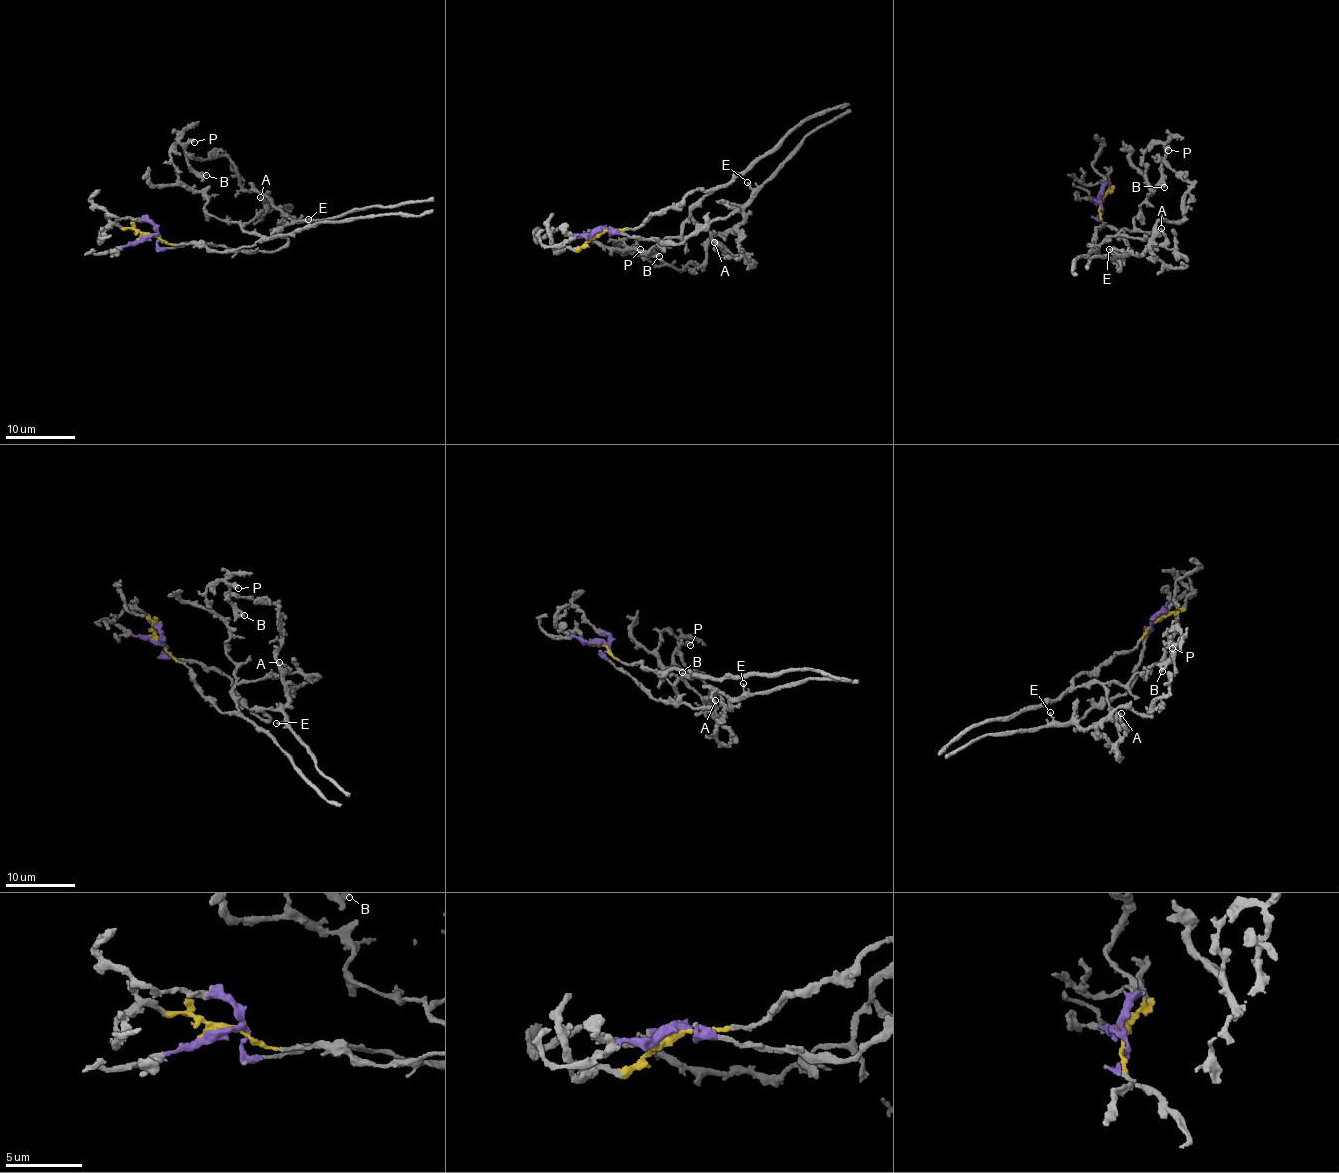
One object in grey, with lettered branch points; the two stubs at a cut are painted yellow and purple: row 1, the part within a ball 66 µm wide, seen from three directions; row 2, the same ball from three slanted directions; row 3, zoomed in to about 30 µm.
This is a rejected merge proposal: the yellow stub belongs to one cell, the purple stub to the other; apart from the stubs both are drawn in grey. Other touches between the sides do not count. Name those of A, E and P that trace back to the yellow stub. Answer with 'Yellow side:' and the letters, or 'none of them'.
Yellow side: A, P

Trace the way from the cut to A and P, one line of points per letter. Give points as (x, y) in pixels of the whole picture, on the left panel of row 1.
A: (148, 236), (222, 251), (255, 245), (263, 237), (242, 227), (263, 211), (264, 200), (260, 196)
P: (148, 236), (222, 251), (262, 240), (210, 214), (206, 198), (179, 179), (171, 154), (178, 144), (194, 142)

